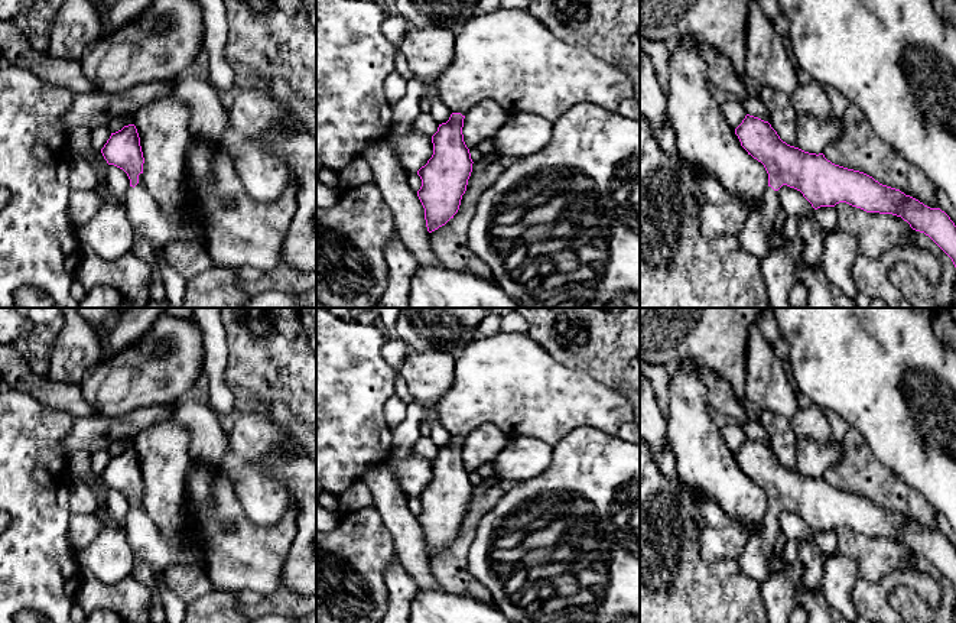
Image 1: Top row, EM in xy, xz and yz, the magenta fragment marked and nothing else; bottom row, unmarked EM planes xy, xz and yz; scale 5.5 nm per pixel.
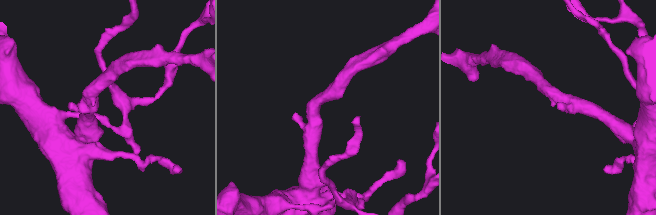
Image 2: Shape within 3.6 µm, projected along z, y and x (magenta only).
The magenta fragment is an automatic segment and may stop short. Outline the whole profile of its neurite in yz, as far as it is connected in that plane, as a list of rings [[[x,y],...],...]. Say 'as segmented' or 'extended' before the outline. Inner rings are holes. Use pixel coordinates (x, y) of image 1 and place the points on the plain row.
extended; [[[747,438],[735,458],[768,497],[760,529],[749,536],[736,561],[739,570],[758,584],[771,575],[768,558],[780,533],[778,513],[787,509],[800,515],[814,533],[846,526],[866,536],[901,541],[913,554],[929,559],[956,591],[956,549],[940,532],[930,532],[864,496],[835,489],[823,477],[790,470],[768,445],[758,441]]]

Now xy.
extended; [[[134,448],[111,457],[101,477],[108,489],[123,493],[130,503],[124,525],[134,561],[130,575],[150,591],[150,623],[166,623],[156,574],[176,564],[195,565],[205,571],[202,552],[192,536],[185,533],[168,539],[147,517],[142,506],[144,481]]]

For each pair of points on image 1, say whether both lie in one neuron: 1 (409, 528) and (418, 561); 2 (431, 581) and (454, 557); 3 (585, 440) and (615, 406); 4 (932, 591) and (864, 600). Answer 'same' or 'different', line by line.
1: same
2: different
3: different
4: same

